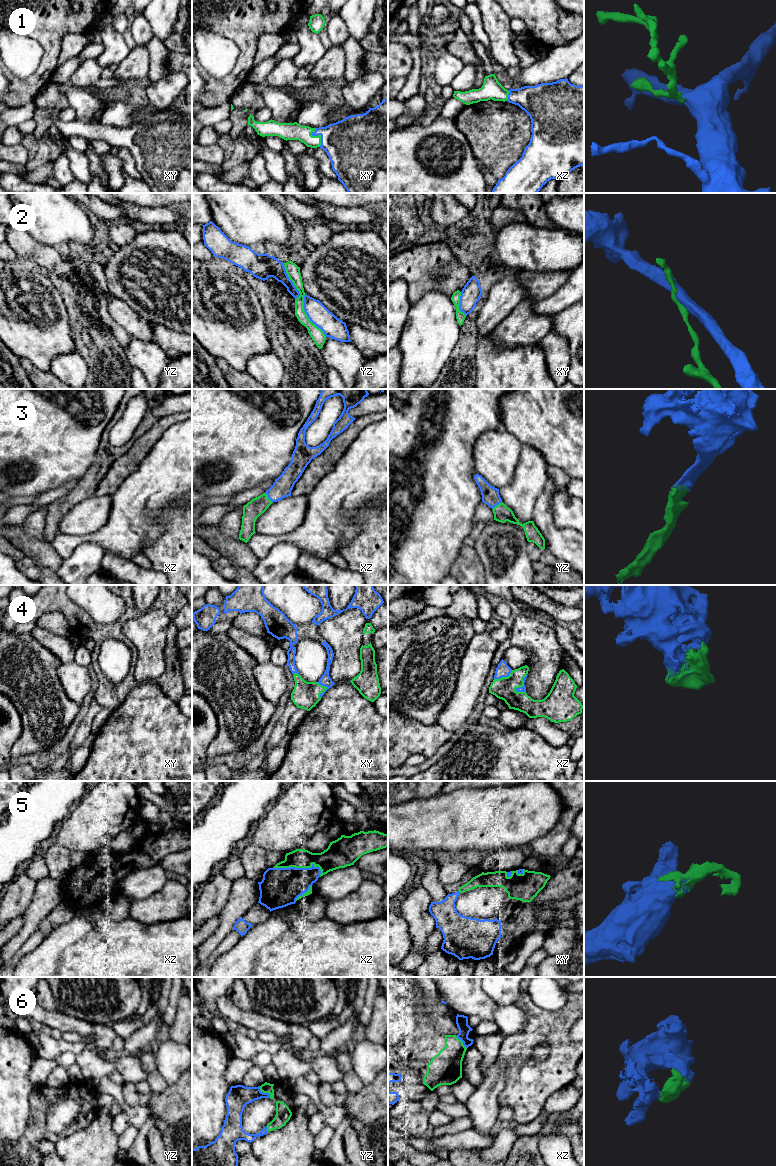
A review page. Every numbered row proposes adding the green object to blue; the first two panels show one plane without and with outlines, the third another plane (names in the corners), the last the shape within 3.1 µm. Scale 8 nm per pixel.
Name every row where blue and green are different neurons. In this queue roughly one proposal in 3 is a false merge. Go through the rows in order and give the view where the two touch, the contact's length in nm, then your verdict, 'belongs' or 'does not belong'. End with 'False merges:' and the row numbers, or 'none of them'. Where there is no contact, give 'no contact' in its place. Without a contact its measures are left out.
1: xy | 160 nm | belongs
2: yz | 400 nm | does not belong
3: yz | 110 nm | belongs
4: xy | 130 nm | belongs
5: xz | 400 nm | belongs
6: yz | 130 nm | belongs
False merges: 2

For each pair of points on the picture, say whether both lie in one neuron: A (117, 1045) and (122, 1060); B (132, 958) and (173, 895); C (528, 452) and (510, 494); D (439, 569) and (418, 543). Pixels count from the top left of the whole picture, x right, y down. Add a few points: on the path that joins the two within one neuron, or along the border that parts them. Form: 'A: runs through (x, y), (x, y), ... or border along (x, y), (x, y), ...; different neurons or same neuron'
A: border along (123, 1051), (119, 1054); different neurons
B: border along (132, 918), (144, 923), (166, 922), (178, 919); different neurons
C: runs through (528, 462), (528, 476), (520, 484); same neuron
D: runs through (433, 563), (419, 549); same neuron

